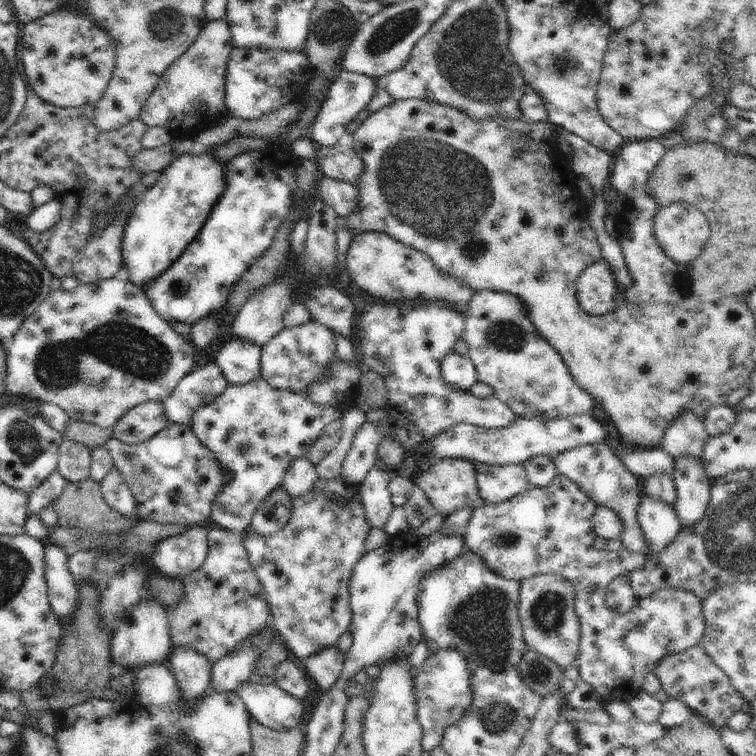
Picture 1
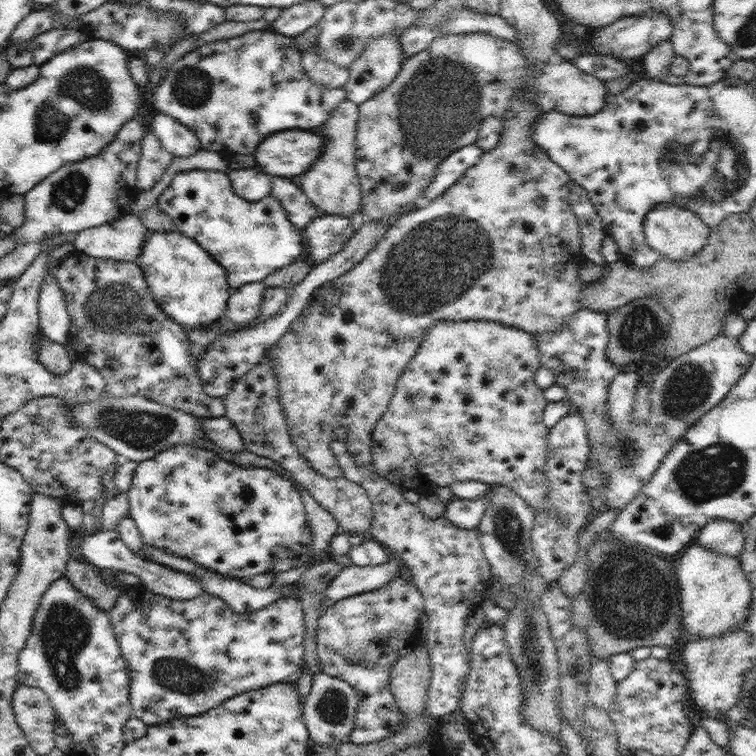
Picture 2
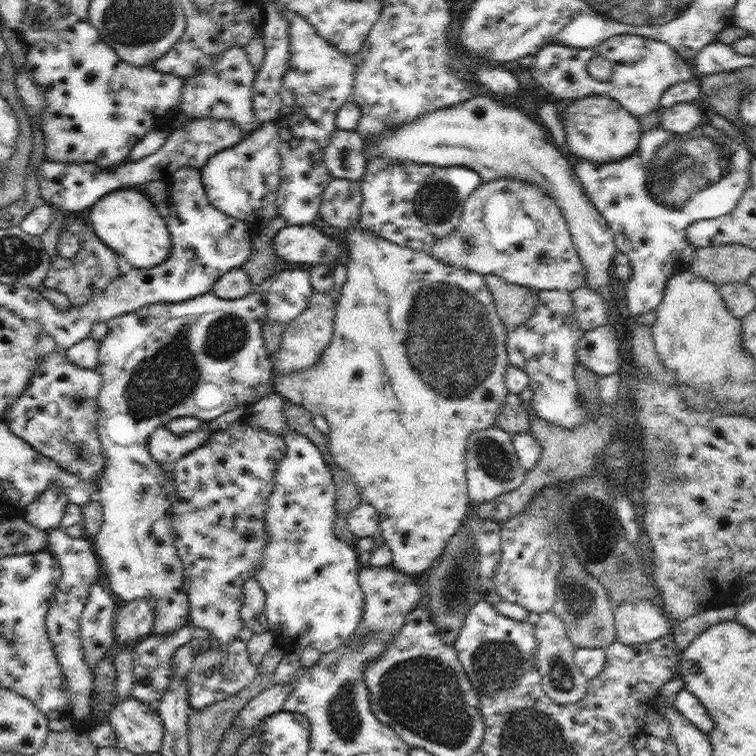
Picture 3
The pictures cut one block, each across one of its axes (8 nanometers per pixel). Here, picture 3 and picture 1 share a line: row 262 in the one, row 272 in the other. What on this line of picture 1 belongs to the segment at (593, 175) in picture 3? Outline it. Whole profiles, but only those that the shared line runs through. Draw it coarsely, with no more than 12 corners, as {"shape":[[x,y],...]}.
{"shape":[[659,139],[626,141],[612,189],[633,285],[628,303],[675,304],[689,296],[690,266],[656,240],[659,206],[646,190],[664,156]]}

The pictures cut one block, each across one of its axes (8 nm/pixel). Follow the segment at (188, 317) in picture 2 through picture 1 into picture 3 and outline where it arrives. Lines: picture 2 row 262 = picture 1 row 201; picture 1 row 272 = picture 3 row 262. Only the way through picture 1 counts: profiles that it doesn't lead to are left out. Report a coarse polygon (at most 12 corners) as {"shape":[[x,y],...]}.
{"shape":[[113,190],[90,207],[98,238],[151,270],[173,246],[144,193]]}

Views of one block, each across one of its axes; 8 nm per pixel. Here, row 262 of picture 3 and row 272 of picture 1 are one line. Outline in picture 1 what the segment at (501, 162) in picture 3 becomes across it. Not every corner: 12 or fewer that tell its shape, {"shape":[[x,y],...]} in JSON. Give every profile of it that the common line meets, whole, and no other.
{"shape":[[601,258],[576,281],[589,315],[607,315],[619,284]]}

